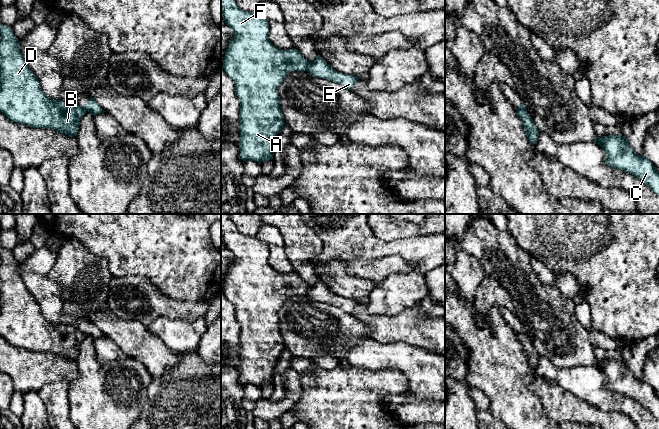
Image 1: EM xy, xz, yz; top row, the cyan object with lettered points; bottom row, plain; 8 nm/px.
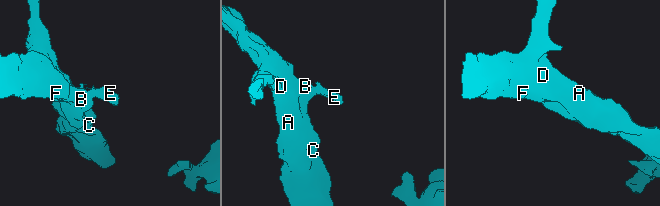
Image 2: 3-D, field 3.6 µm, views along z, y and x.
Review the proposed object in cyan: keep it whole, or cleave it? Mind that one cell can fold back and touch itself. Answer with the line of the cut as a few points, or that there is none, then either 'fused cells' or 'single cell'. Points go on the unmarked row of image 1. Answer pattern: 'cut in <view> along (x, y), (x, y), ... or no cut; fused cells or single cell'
cut in xz along (308, 286), (306, 294); fused cells

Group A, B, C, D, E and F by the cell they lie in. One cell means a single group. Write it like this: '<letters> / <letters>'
A B C D F / E

